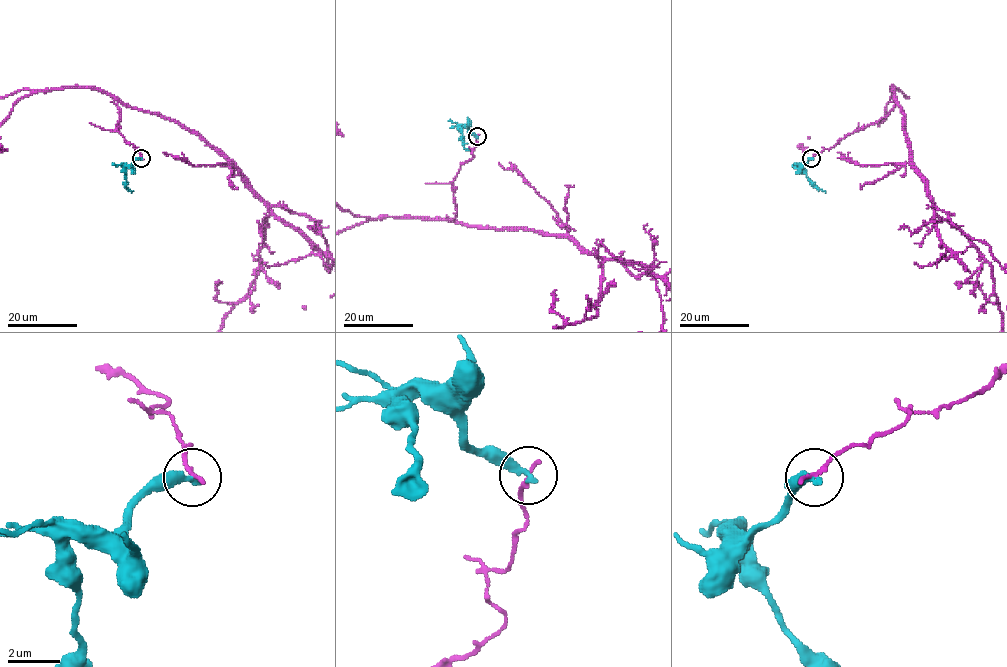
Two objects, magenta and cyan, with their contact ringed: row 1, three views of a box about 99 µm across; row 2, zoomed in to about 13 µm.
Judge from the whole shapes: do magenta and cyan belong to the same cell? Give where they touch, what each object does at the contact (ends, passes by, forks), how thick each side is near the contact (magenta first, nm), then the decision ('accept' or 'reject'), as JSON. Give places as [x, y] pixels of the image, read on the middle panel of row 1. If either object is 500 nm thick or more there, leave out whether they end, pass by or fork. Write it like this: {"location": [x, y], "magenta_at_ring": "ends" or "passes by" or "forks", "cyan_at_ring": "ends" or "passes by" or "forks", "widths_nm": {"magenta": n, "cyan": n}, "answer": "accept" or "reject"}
{"location": [477, 136], "magenta_at_ring": "ends", "cyan_at_ring": "ends", "widths_nm": {"magenta": 180, "cyan": 360}, "answer": "reject"}

